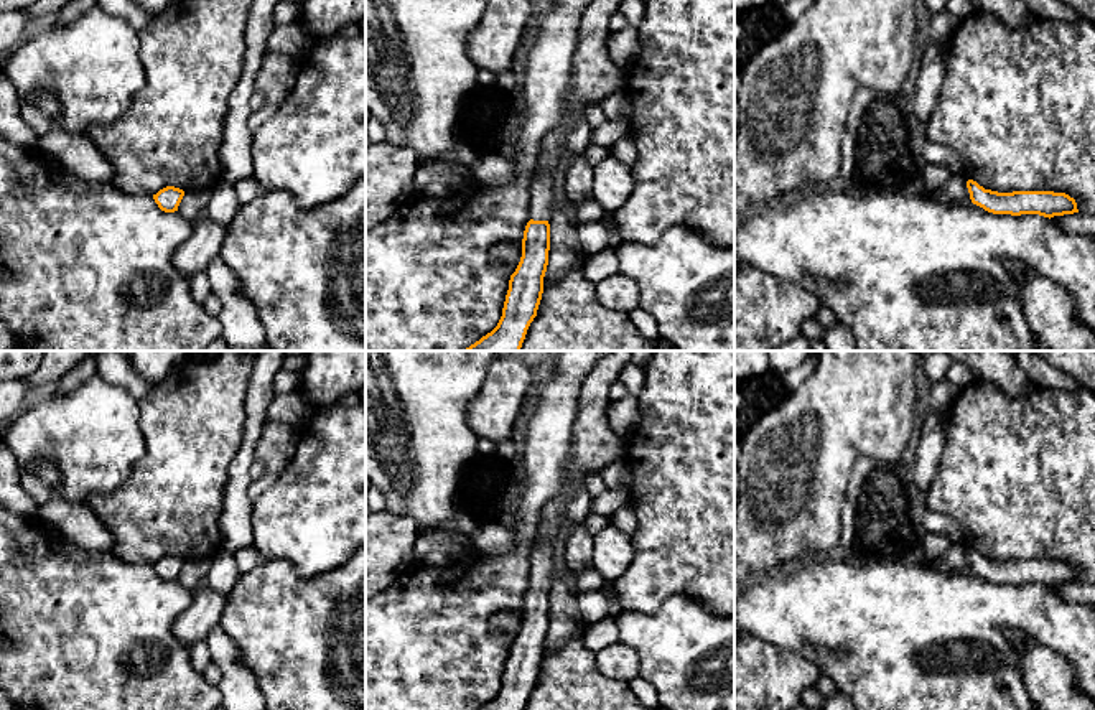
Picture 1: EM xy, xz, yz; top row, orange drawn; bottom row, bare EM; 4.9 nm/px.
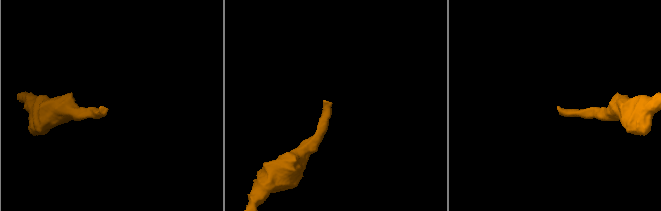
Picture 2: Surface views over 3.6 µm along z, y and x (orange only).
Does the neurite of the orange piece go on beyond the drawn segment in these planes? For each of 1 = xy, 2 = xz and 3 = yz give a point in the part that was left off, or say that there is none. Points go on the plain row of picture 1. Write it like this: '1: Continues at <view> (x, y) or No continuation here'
1: No continuation here
2: Continues at xz (595, 445)
3: Continues at yz (955, 559)

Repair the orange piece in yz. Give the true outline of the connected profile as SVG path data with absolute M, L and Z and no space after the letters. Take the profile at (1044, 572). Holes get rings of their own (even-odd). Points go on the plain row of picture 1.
M952 544L947 554L927 567L942 572L973 572L993 583L1039 583L1044 586L1079 582L1077 572L1065 562L1054 560L1013 560L998 562L985 558L965 544Z

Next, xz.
M609 351L585 377L580 390L573 446L563 468L561 491L545 506L538 542L530 558L530 590L522 608L522 626L510 644L502 685L479 710L524 710L543 662L553 583L553 544L576 484L626 455L626 440L609 427L609 387L631 361L632 351Z

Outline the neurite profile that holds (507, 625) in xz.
M497 613L492 616L492 626L514 642L522 626L522 613Z

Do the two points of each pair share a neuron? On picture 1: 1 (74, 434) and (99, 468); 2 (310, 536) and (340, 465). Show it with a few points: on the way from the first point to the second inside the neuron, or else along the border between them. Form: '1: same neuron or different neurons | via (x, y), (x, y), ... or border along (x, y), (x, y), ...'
1: same neuron | via (83, 442), (97, 460)
2: same neuron | via (316, 518), (340, 491), (340, 483)

